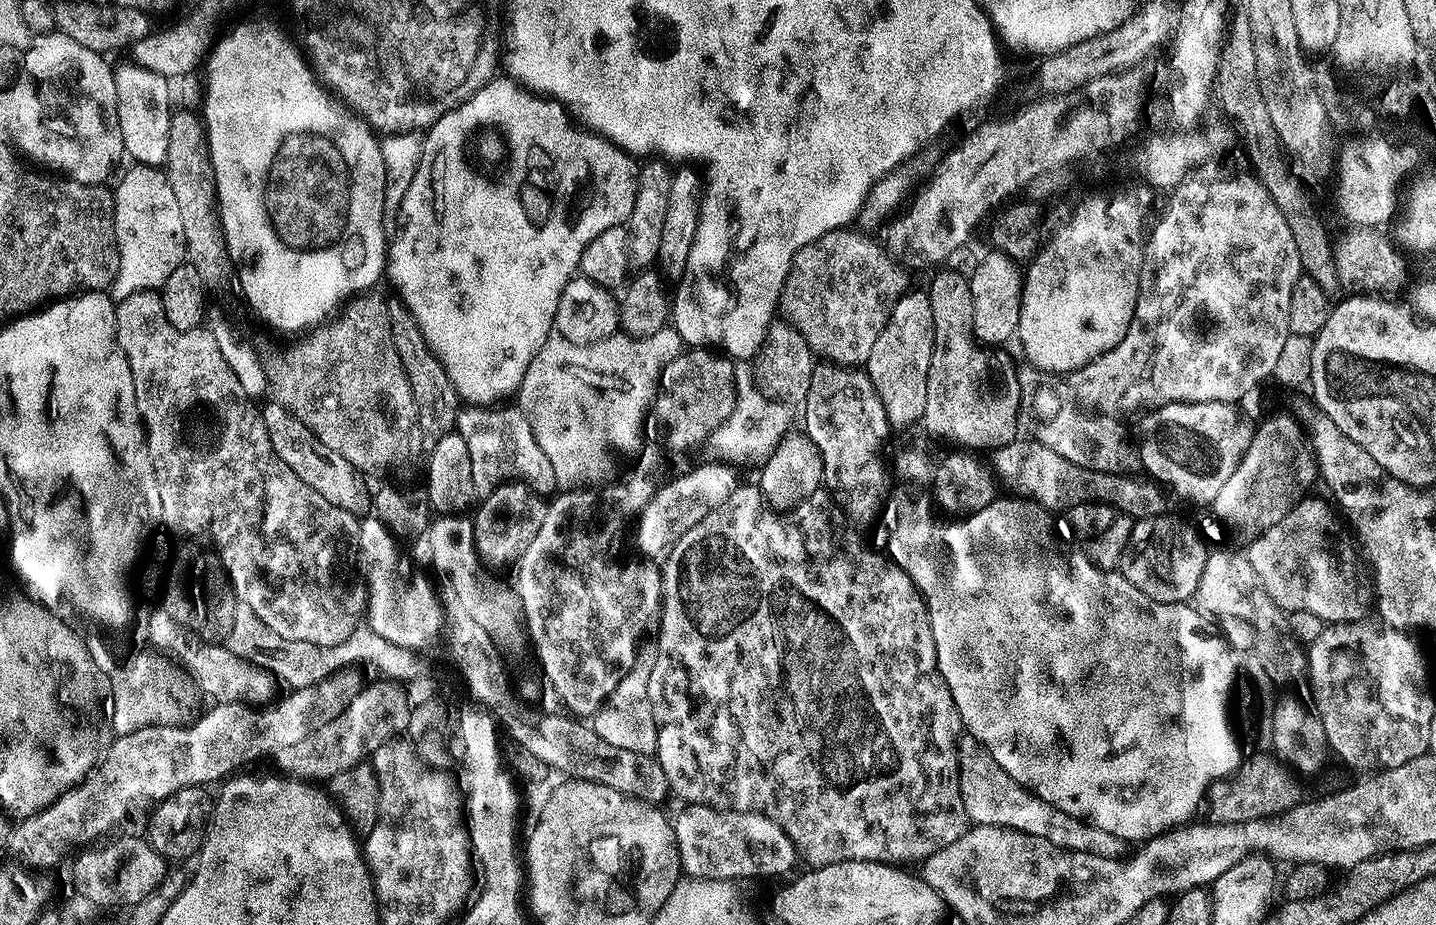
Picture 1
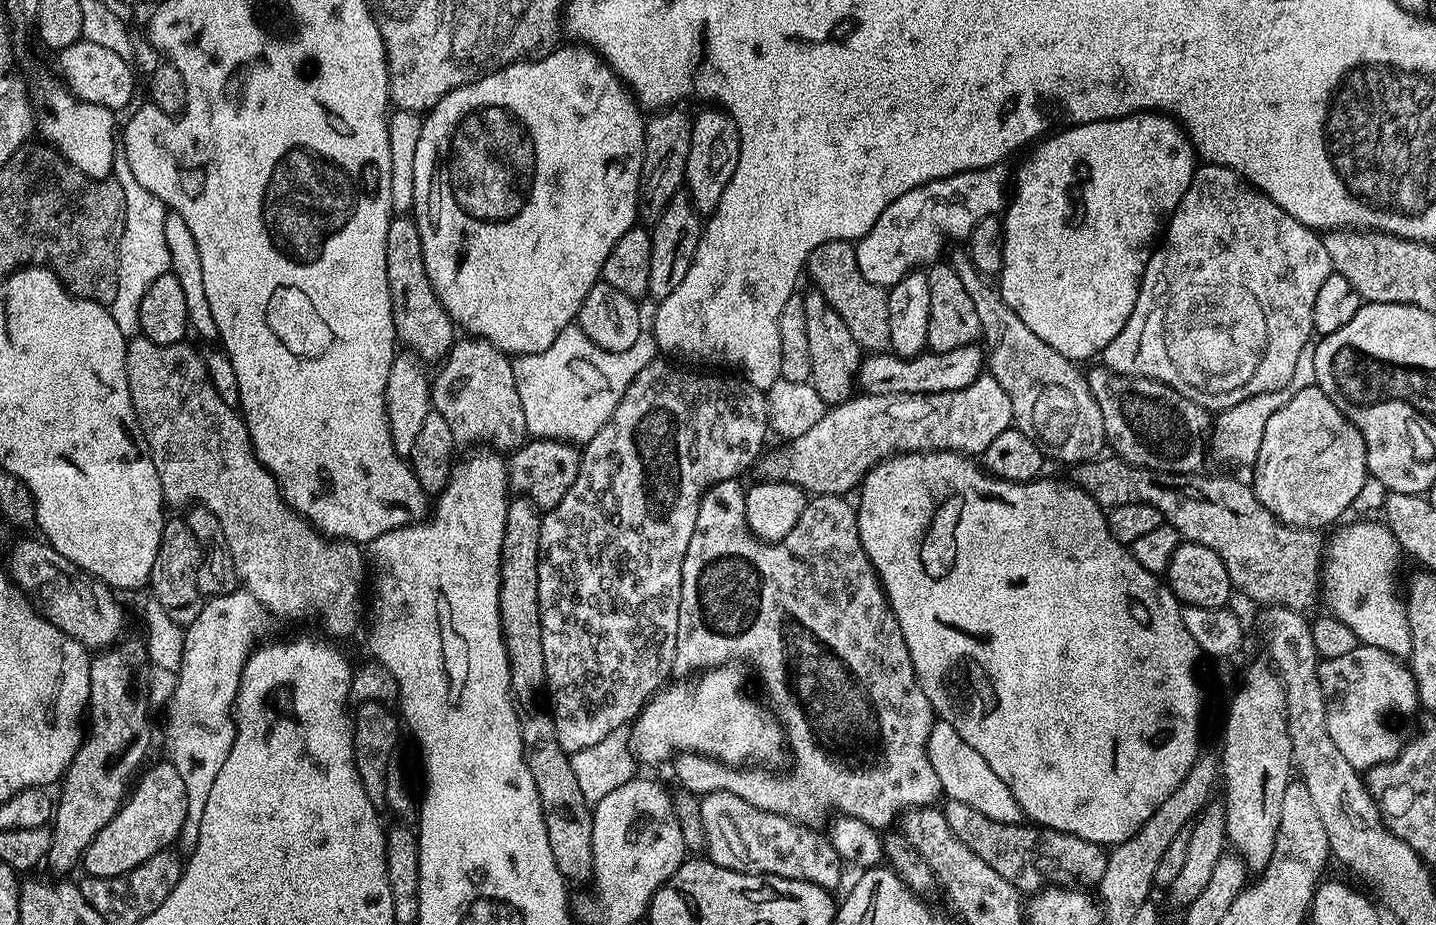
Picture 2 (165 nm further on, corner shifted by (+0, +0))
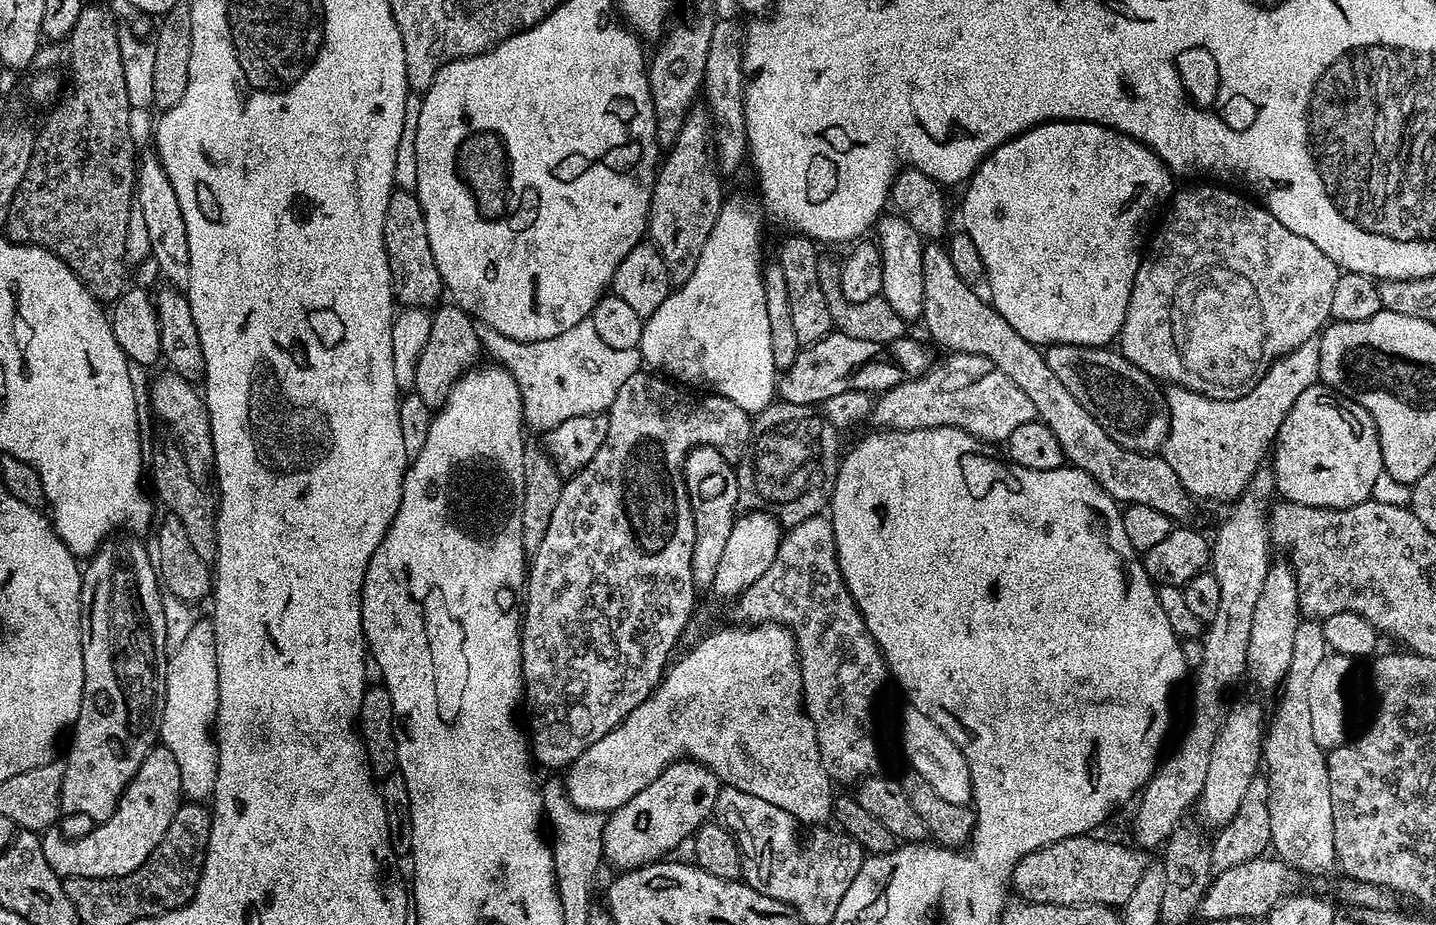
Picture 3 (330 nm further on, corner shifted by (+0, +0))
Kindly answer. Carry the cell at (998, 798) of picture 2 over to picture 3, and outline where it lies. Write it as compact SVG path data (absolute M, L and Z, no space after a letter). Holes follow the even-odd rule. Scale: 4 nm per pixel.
M911 706L905 709L900 716L900 744L904 747L905 758L912 763L911 771L926 778L937 794L946 798L946 802L968 804L972 799L972 775L964 752L958 750L958 746L954 746L954 742L950 742L944 731L934 726L934 722L930 722L922 710Z

